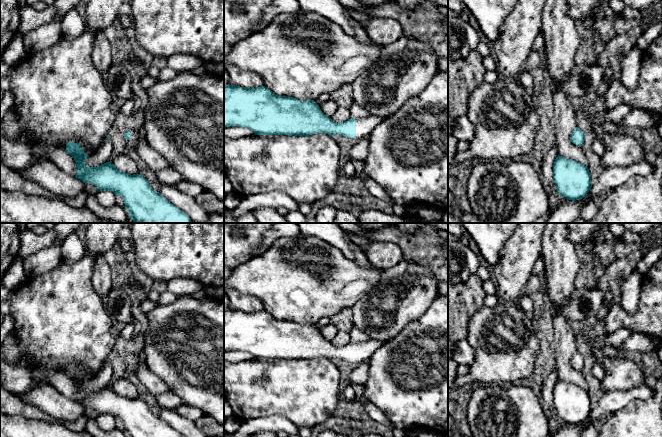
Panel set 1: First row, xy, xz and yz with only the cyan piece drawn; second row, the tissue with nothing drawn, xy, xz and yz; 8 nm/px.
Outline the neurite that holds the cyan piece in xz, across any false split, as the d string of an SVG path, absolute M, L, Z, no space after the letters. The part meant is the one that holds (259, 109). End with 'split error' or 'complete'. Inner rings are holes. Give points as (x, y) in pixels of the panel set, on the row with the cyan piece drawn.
M236 85L224 87L224 128L240 126L249 128L256 135L309 136L325 133L352 139L368 139L372 130L381 123L381 118L368 114L360 119L350 118L345 122L334 122L326 116L314 100L302 101L294 97L278 96L265 86L244 88Z; split error

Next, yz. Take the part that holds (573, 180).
M559 155L553 164L553 179L557 192L572 201L584 198L593 185L587 166Z; complete

